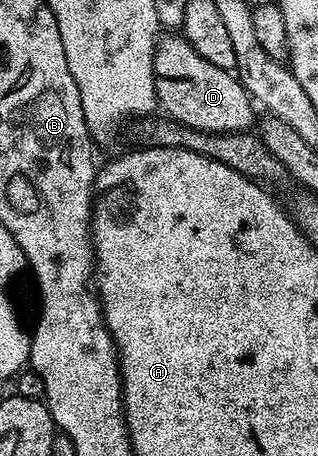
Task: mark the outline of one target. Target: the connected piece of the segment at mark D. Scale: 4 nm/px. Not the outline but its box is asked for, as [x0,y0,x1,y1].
[153,34,255,132]

